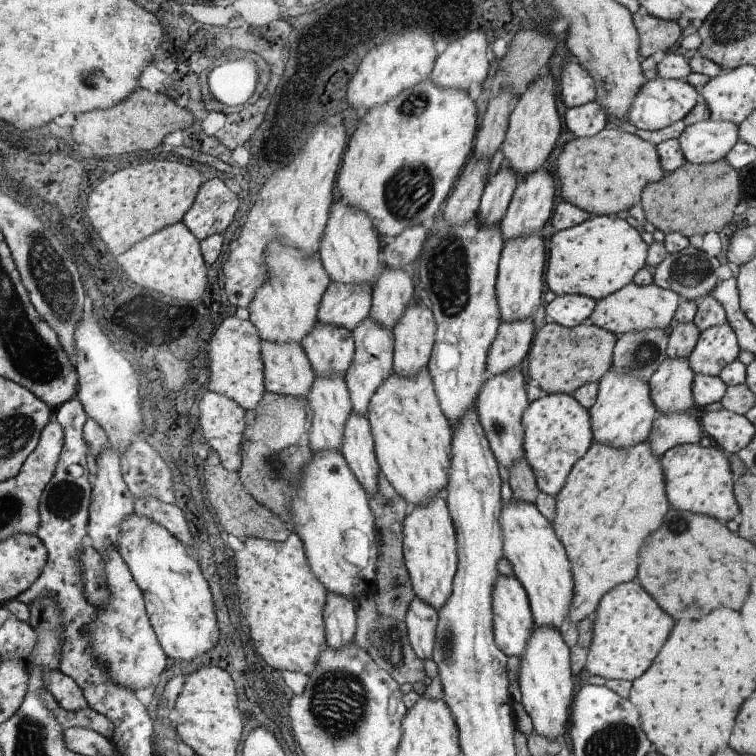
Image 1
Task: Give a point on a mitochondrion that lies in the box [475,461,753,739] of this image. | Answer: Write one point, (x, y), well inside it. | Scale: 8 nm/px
(684, 522)

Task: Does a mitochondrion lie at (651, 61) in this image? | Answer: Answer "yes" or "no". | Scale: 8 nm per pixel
no

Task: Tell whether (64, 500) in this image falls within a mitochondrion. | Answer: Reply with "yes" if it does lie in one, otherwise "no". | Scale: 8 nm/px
yes

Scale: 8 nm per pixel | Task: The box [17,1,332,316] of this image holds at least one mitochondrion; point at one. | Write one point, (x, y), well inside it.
(87, 81)

